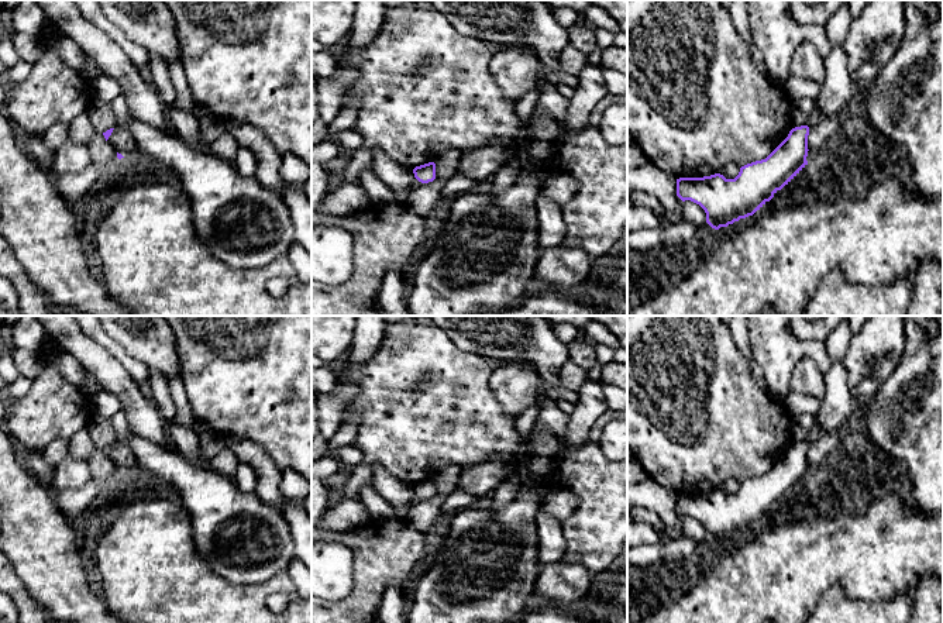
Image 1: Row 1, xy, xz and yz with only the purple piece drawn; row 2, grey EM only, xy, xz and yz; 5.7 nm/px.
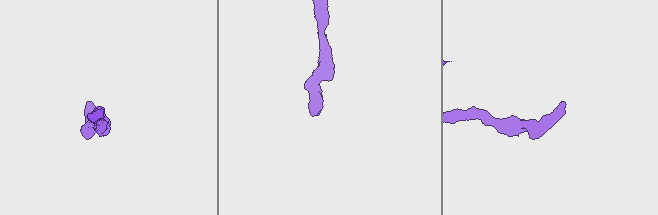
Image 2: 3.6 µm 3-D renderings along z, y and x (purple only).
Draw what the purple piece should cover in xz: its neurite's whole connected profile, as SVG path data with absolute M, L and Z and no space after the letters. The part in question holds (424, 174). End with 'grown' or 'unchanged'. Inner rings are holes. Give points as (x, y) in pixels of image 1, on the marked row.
M429 162L413 169L414 178L421 183L429 183L436 179L436 164Z; unchanged

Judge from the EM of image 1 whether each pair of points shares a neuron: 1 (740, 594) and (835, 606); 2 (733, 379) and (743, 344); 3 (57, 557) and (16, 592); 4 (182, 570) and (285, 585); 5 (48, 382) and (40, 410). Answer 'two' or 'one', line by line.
1: two
2: two
3: two
4: one
5: one

